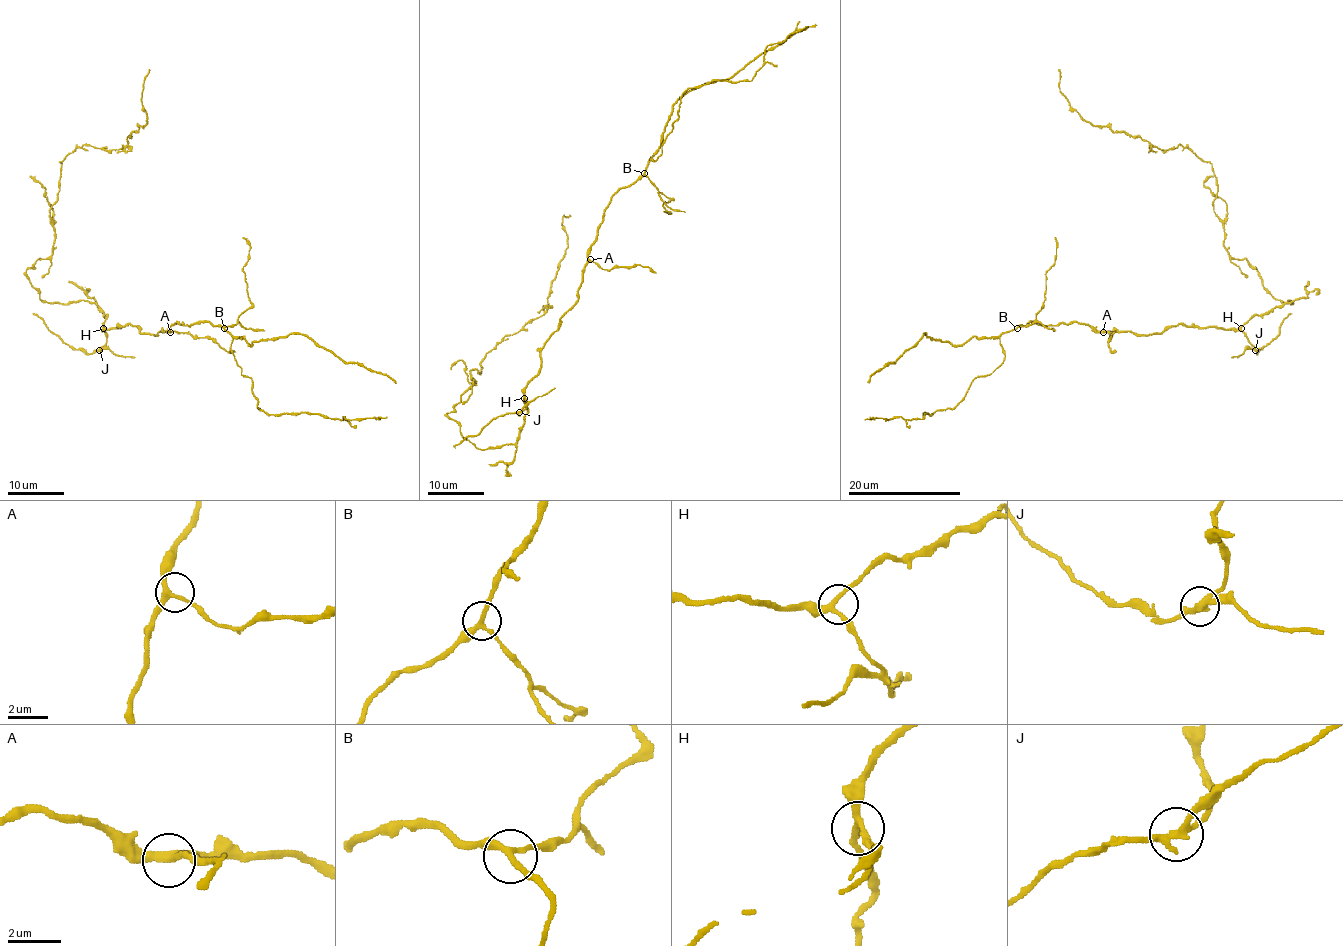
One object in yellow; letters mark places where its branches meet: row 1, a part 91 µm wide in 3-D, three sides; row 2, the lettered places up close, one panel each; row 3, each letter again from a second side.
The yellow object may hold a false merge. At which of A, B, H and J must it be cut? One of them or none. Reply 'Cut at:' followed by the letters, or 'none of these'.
Cut at: J

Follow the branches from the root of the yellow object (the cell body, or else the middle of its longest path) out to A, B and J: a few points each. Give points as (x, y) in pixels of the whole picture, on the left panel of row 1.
A: (108, 329), (132, 324), (140, 332), (154, 335), (160, 331), (170, 332)
B: (108, 329), (132, 324), (140, 332), (156, 335), (167, 331), (176, 322), (184, 325), (210, 322), (224, 328)
J: (108, 329), (103, 331), (106, 342), (99, 349)

